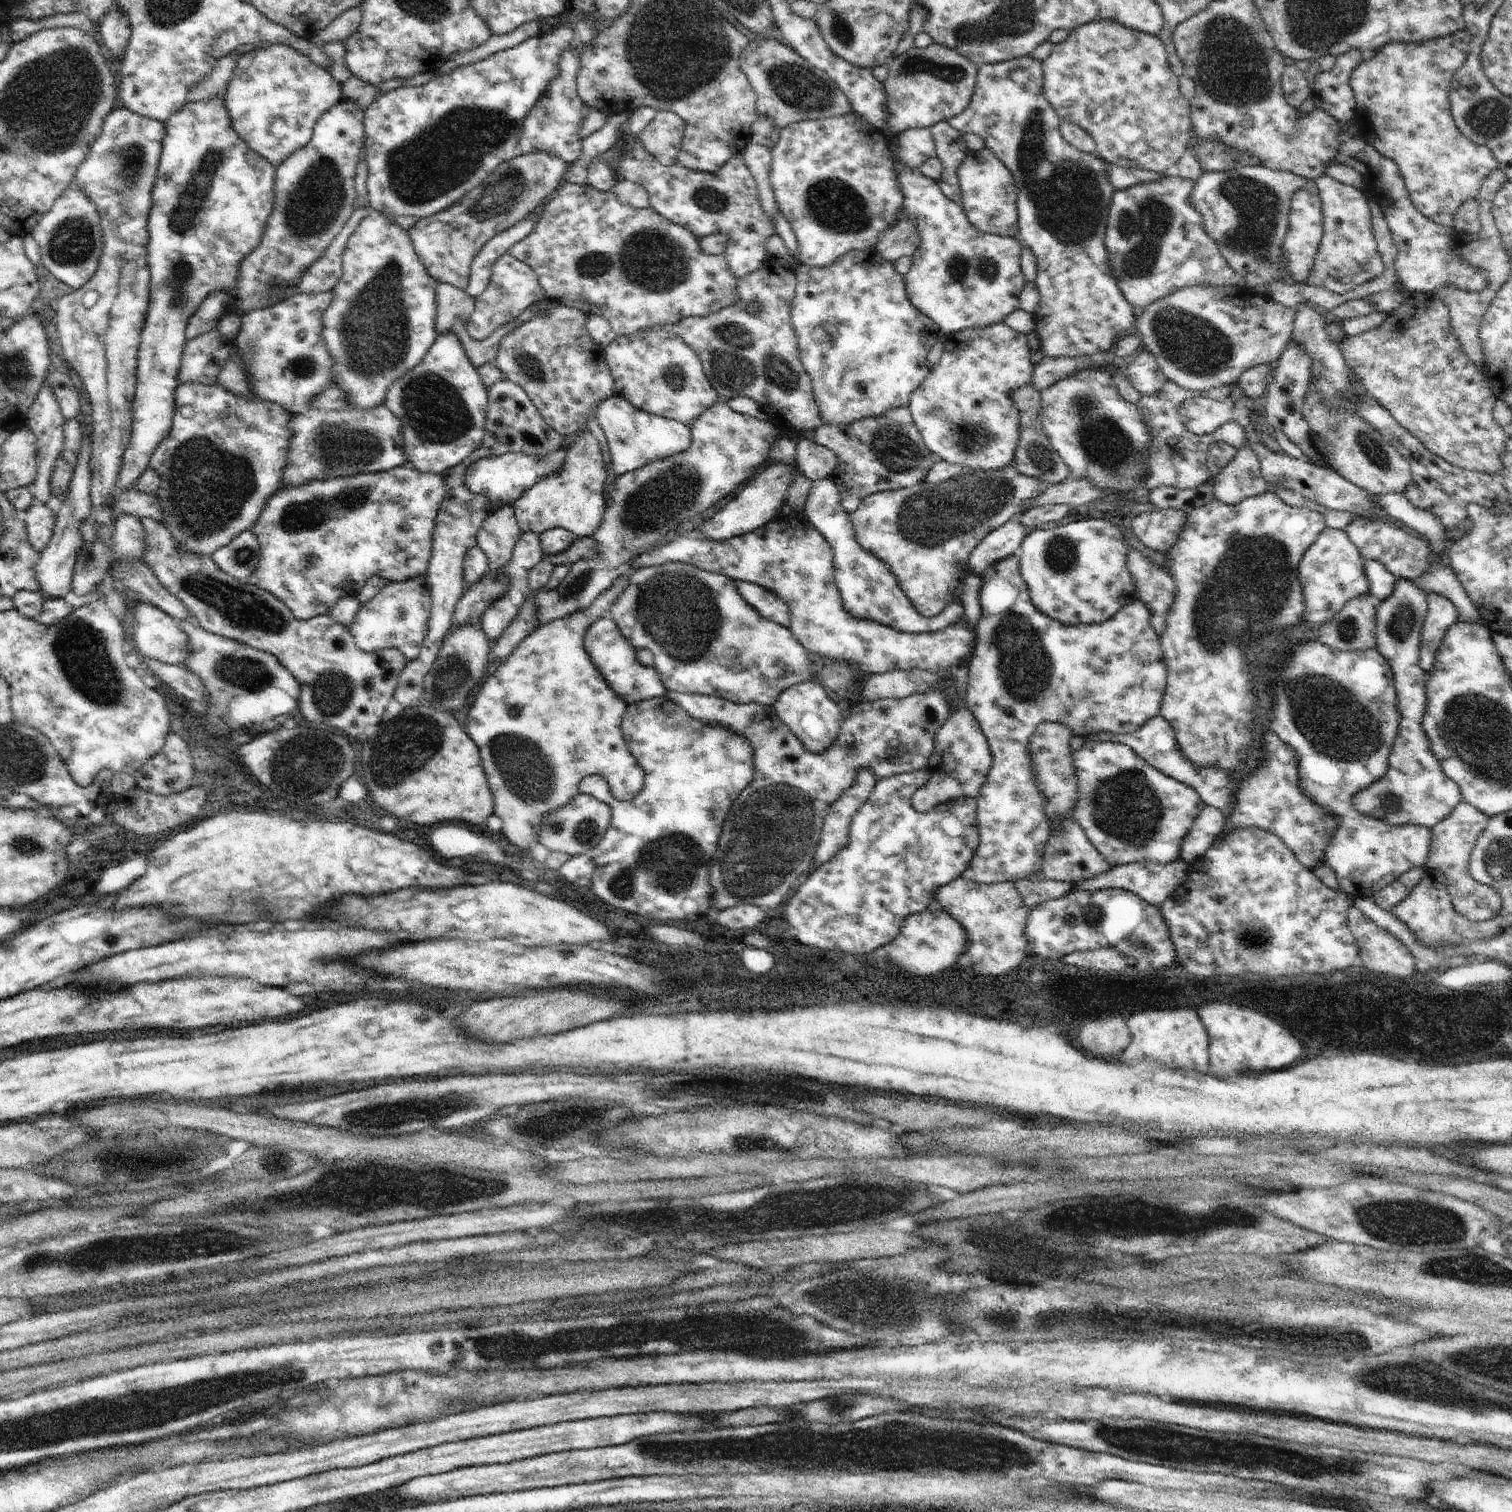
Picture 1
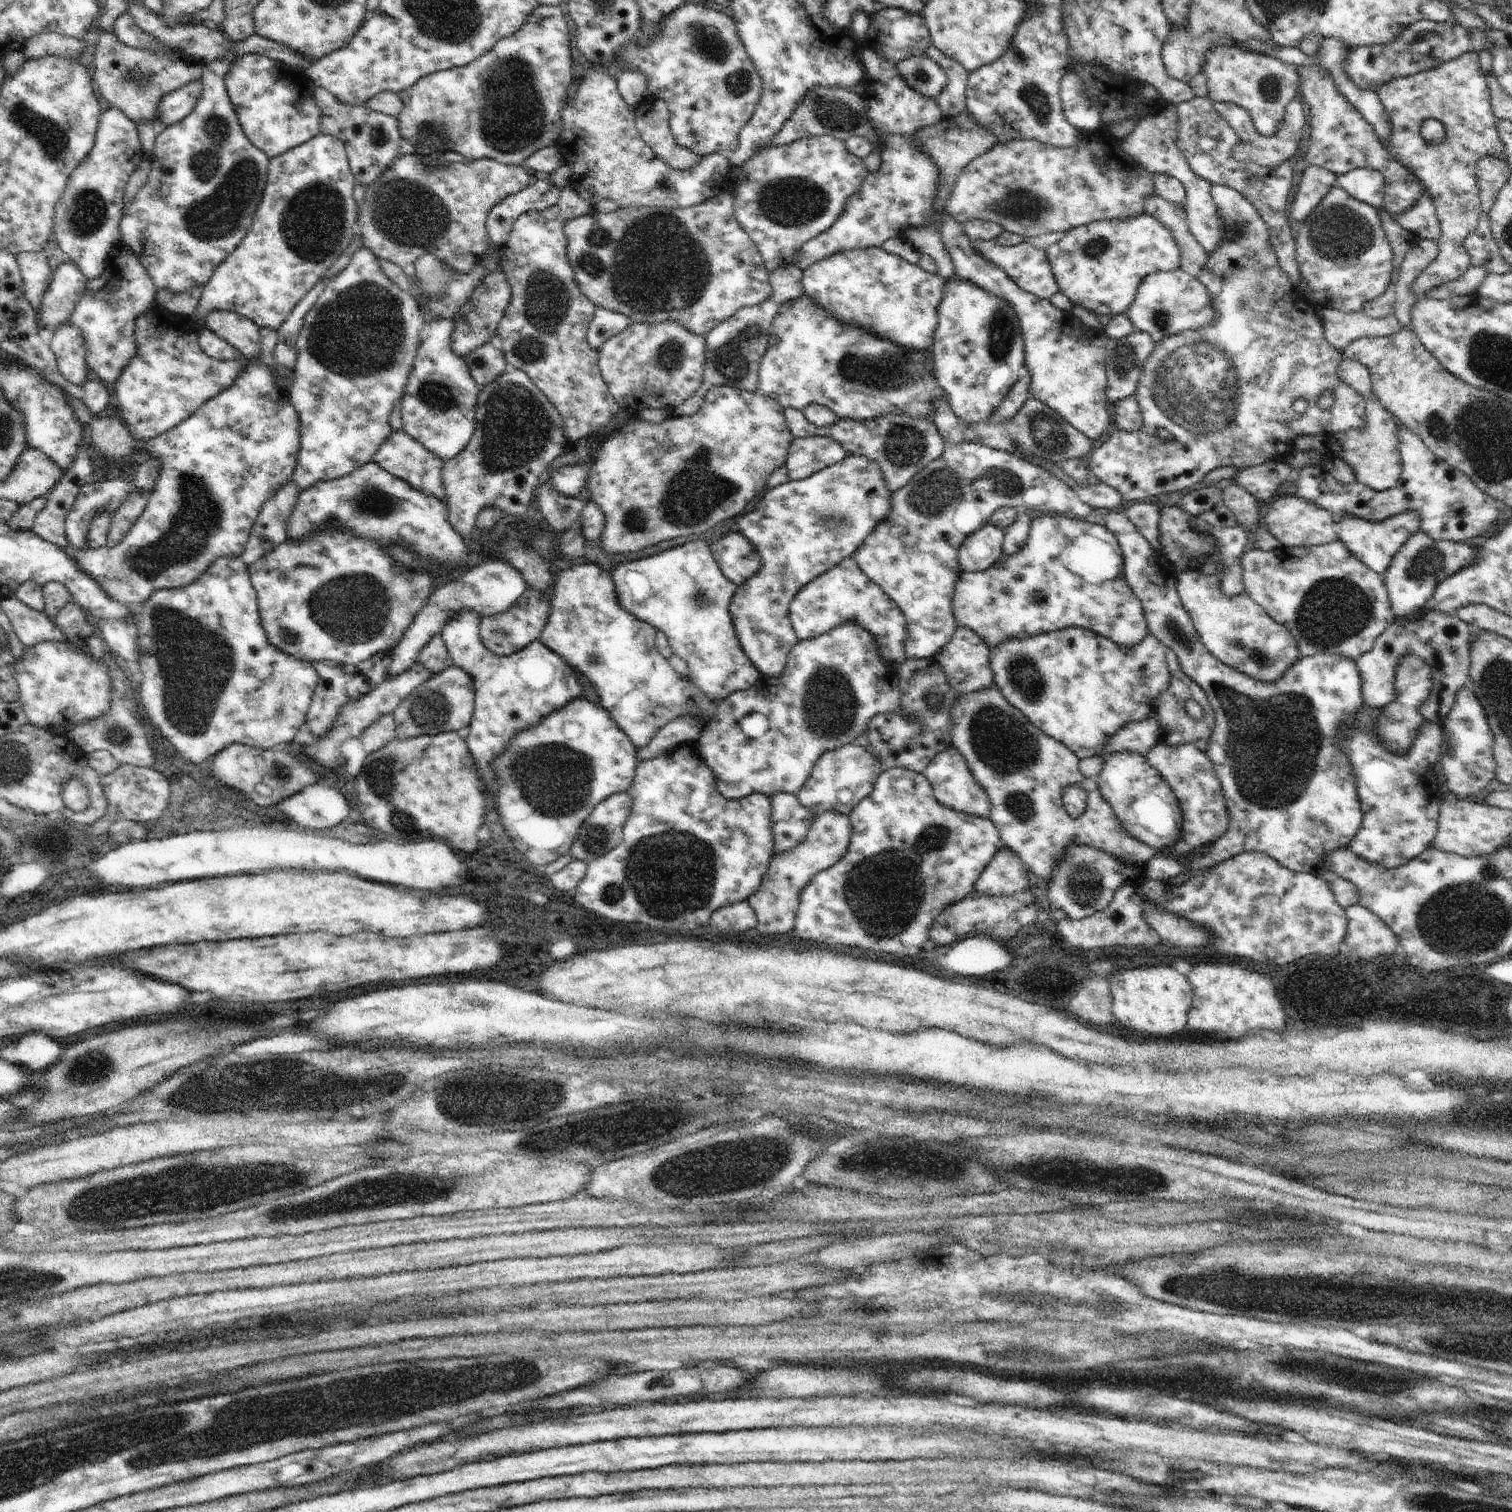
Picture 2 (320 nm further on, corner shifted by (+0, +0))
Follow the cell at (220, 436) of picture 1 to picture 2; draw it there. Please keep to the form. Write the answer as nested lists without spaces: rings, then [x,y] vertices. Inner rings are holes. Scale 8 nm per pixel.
[[[254,359],[234,384],[198,406],[188,418],[171,430],[154,436],[141,447],[160,465],[150,501],[138,522],[117,546],[88,549],[84,552],[65,549],[78,568],[90,574],[116,602],[141,605],[158,590],[177,589],[192,584],[218,558],[239,558],[248,543],[254,522],[268,498],[292,481],[300,451],[300,420],[289,395],[274,384],[271,370],[262,360]]]

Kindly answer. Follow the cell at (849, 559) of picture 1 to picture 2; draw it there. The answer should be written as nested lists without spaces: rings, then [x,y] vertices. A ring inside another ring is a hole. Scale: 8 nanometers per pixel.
[[[842,622],[840,626],[834,626],[832,630],[828,630],[826,634],[822,634],[817,638],[810,638],[807,640],[799,641],[793,650],[787,657],[786,668],[782,674],[776,680],[763,679],[757,682],[756,685],[746,688],[742,692],[734,692],[730,694],[726,700],[718,703],[716,706],[716,714],[714,718],[703,727],[701,737],[698,739],[698,752],[706,760],[706,765],[712,770],[714,774],[714,782],[716,782],[716,789],[724,798],[730,800],[738,800],[745,798],[746,796],[760,792],[760,794],[766,794],[768,798],[772,799],[774,794],[780,794],[780,792],[788,792],[791,794],[797,794],[798,790],[806,784],[806,780],[810,778],[810,774],[814,769],[814,762],[818,762],[818,758],[822,754],[826,754],[828,750],[840,749],[844,744],[852,743],[852,740],[856,740],[865,730],[867,730],[870,719],[874,718],[876,714],[886,714],[887,712],[898,712],[902,708],[902,694],[900,694],[900,688],[898,682],[896,682],[896,672],[894,668],[890,670],[886,666],[888,662],[884,662],[882,654],[878,652],[878,642],[876,638],[864,630],[862,626],[858,626],[858,622]]]

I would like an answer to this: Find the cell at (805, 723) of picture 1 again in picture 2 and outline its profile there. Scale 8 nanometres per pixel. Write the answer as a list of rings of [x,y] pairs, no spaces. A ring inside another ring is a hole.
[[[844,744],[840,749],[828,750],[818,758],[818,762],[814,762],[810,778],[798,790],[798,802],[810,812],[814,812],[816,817],[822,816],[828,810],[849,816],[850,811],[872,792],[875,782],[882,773],[878,758],[865,747]]]

